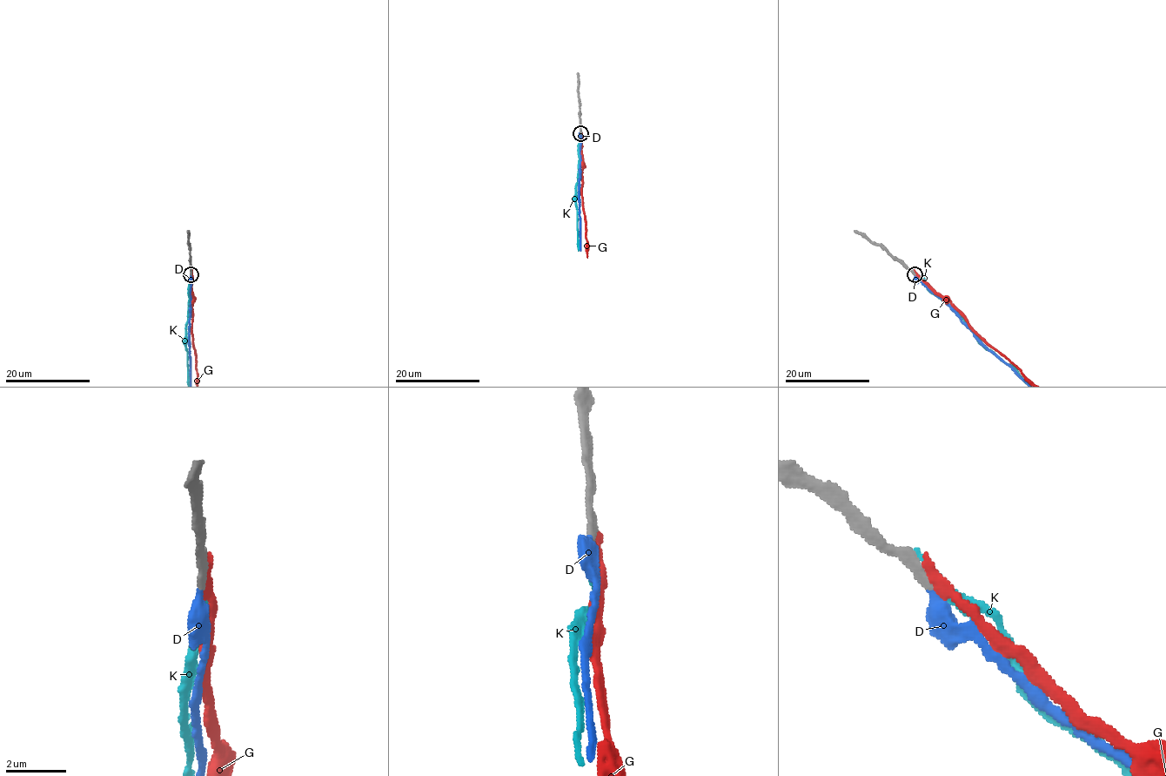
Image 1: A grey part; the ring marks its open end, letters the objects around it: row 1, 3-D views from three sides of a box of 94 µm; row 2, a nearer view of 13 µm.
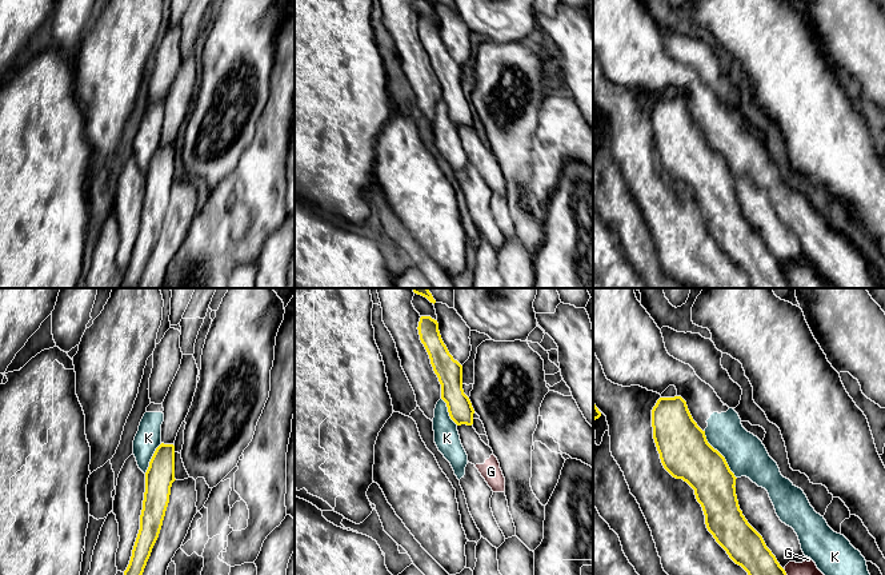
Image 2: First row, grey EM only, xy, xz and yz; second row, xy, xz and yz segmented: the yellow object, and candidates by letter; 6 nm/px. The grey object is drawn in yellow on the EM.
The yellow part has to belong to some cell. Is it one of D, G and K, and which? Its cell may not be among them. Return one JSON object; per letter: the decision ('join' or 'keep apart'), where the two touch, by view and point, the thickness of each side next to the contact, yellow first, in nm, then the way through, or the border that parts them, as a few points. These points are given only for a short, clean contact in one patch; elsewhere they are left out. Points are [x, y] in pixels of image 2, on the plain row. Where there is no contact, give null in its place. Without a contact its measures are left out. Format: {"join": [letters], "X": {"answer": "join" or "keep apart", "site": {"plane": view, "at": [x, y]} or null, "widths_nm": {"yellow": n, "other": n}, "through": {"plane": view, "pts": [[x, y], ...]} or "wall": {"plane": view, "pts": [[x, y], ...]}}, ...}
{"join": ["D"], "D": {"answer": "join", "site": null}, "G": {"answer": "keep apart", "site": {"plane": "yz", "at": [788, 279]}, "widths_nm": {"yellow": 220, "other": 220}}, "K": {"answer": "keep apart", "site": {"plane": "yz", "at": [721, 156]}, "widths_nm": {"yellow": 300, "other": 240}, "wall": {"plane": "yz", "pts": [[704, 132], [705, 140], [724, 159], [736, 179]]}}}

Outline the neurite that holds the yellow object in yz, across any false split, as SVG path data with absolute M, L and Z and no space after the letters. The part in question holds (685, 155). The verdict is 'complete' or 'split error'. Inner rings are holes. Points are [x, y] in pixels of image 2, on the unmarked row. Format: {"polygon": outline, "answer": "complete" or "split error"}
{"polygon": "M681 97L660 99L652 111L652 128L664 169L694 191L708 232L729 259L748 273L752 288L790 288L785 271L740 211L734 188L737 179L725 159L708 144L705 132L693 121L686 103Z", "answer": "complete"}

